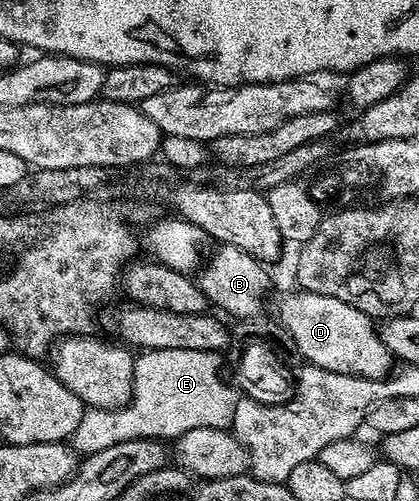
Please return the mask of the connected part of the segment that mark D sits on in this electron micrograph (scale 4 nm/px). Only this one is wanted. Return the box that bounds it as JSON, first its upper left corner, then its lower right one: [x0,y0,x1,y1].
[275,292,393,379]

